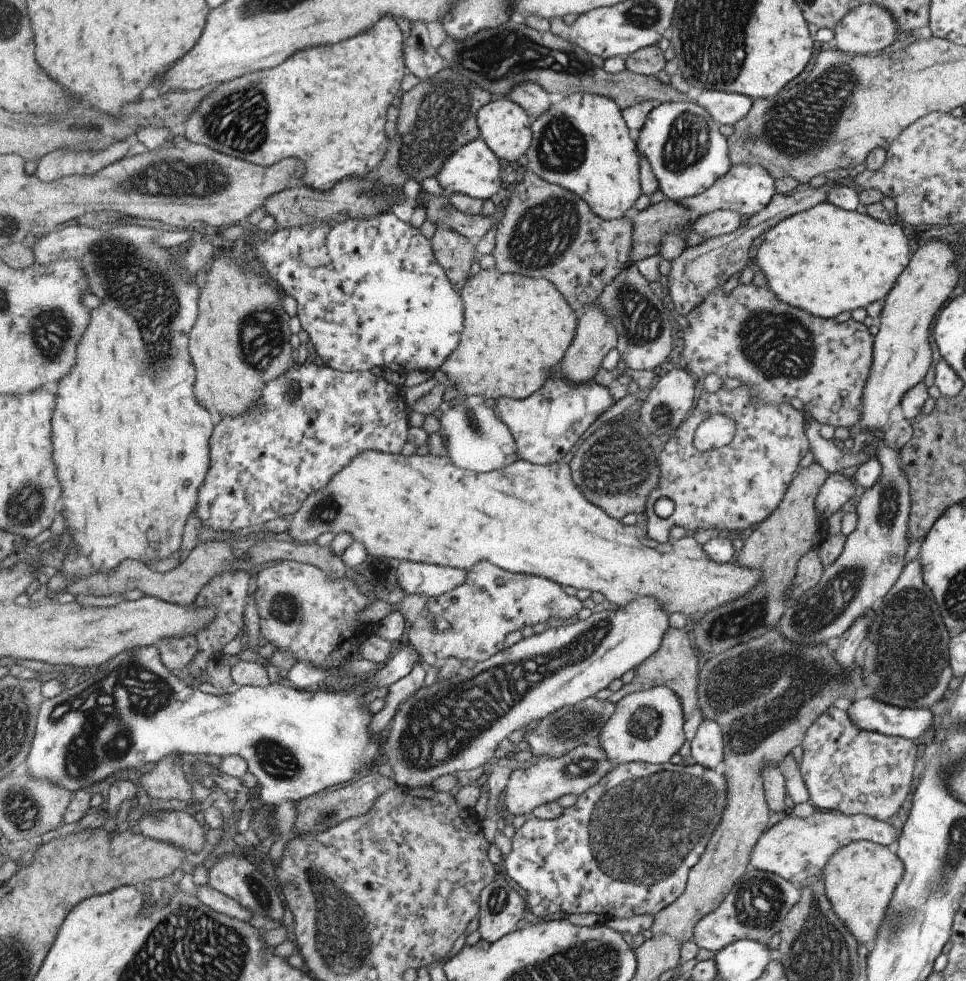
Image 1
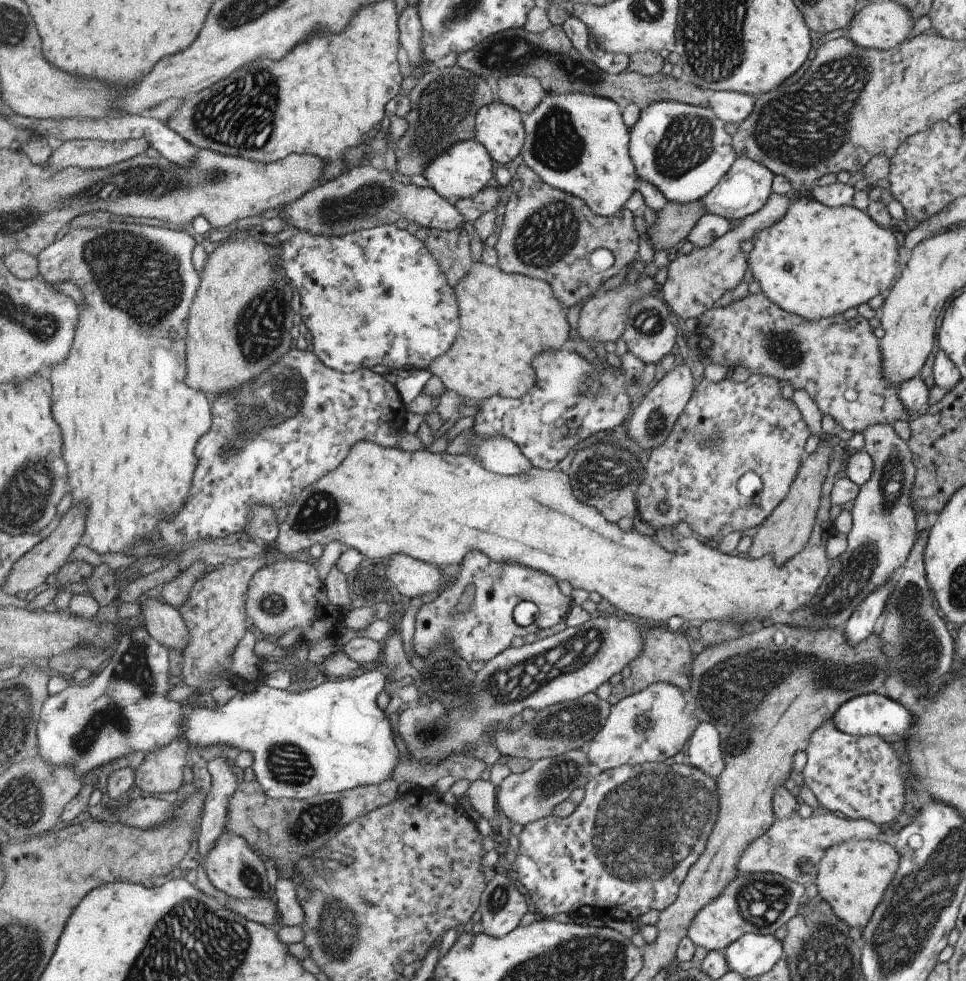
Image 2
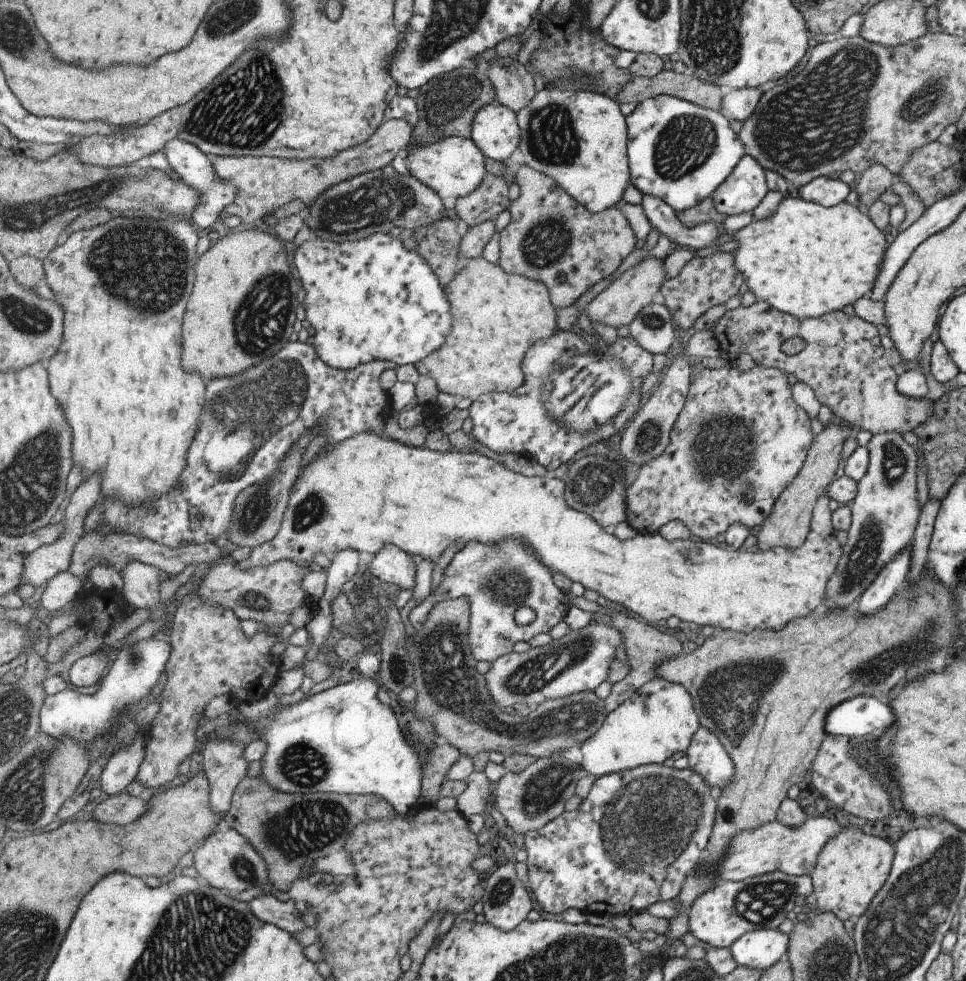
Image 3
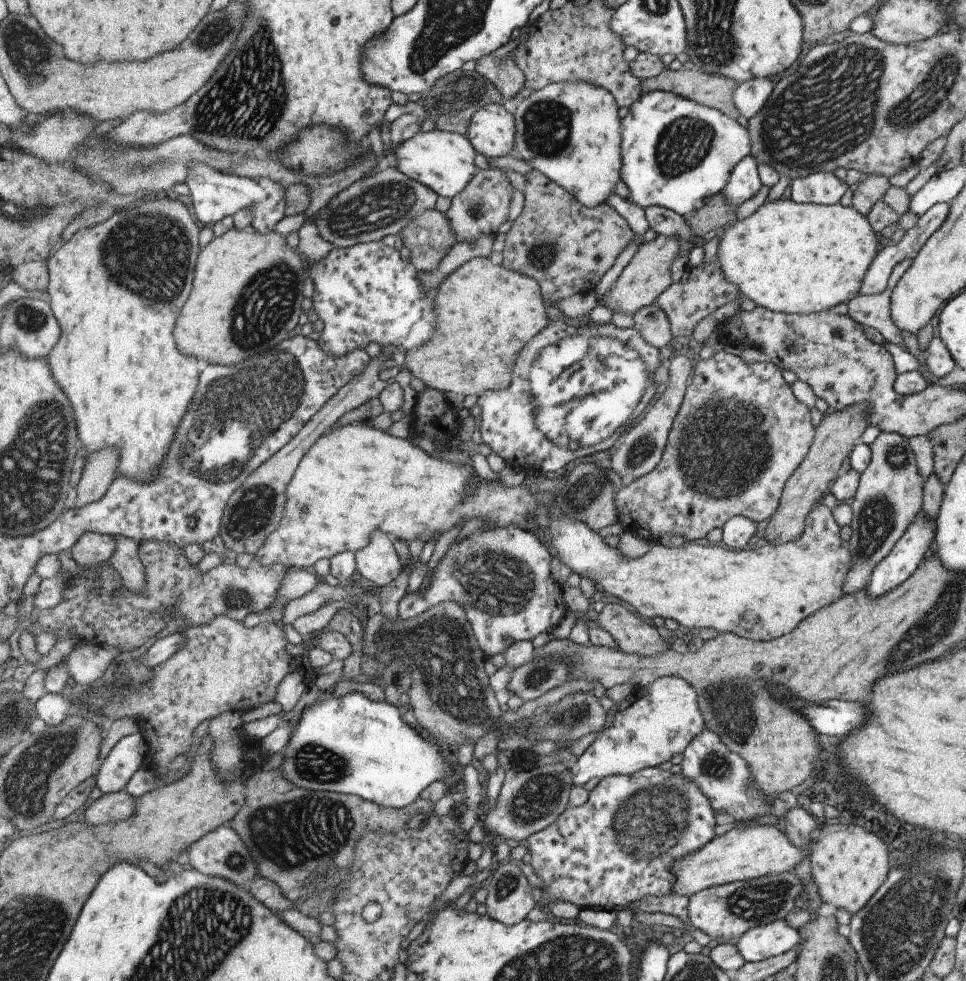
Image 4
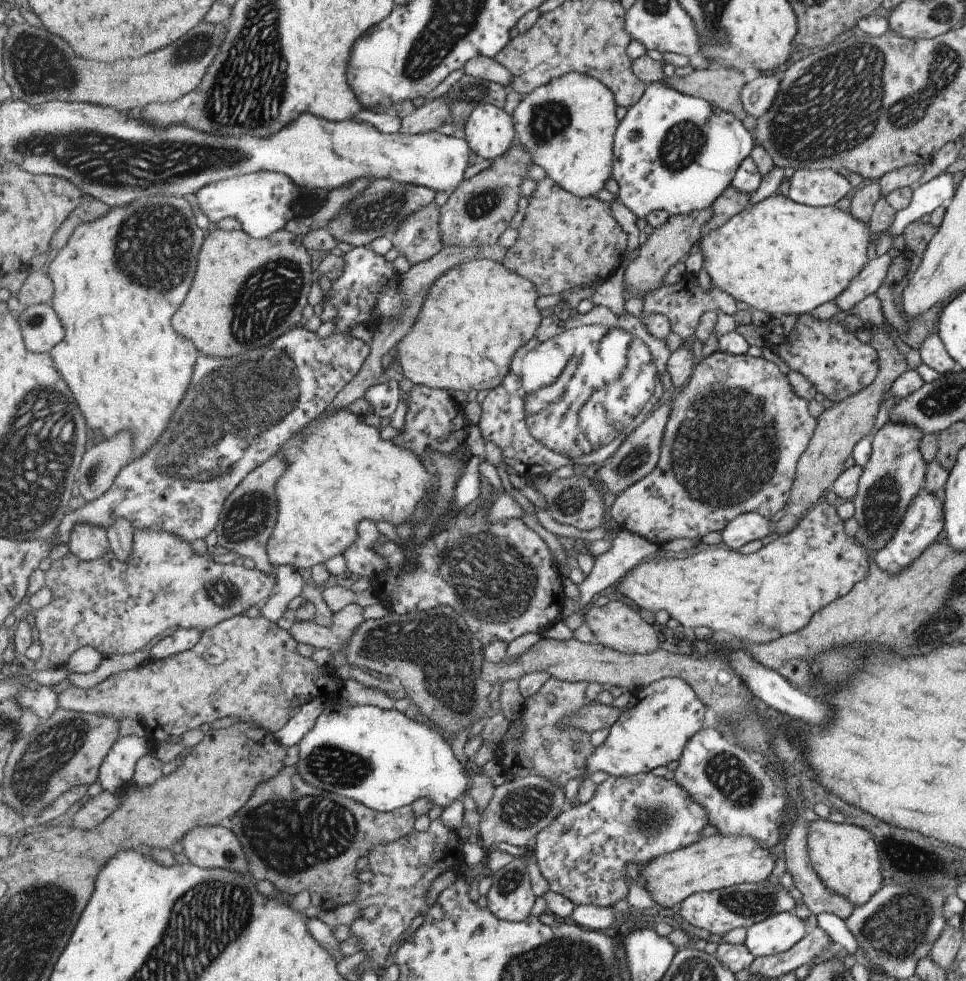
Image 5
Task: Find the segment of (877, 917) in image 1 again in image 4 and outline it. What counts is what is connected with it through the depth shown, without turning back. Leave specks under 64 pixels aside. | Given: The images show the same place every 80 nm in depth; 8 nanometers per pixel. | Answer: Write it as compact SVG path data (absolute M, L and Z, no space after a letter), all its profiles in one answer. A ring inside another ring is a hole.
M850 822L820 823L812 838L808 859L821 903L833 908L844 908L852 915L865 906L887 876L889 866L885 844L877 836Z

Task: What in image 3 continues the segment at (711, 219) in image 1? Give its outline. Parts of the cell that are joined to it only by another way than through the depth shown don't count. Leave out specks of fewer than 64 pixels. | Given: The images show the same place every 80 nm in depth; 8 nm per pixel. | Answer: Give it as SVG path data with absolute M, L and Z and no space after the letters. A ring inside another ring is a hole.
M644 196L642 199L642 205L644 206L645 214L649 219L649 222L668 238L674 247L681 247L683 249L689 249L693 252L705 247L718 244L718 238L720 233L720 226L716 223L703 223L696 227L686 227L676 215L676 212L668 205L662 198L654 196Z

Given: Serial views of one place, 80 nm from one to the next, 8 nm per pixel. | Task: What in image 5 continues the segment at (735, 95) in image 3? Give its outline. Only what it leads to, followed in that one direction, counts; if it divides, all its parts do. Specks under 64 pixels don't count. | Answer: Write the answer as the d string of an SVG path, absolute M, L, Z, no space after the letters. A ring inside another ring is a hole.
M757 74L740 90L740 101L746 114L758 117L769 110L780 84L779 75Z

